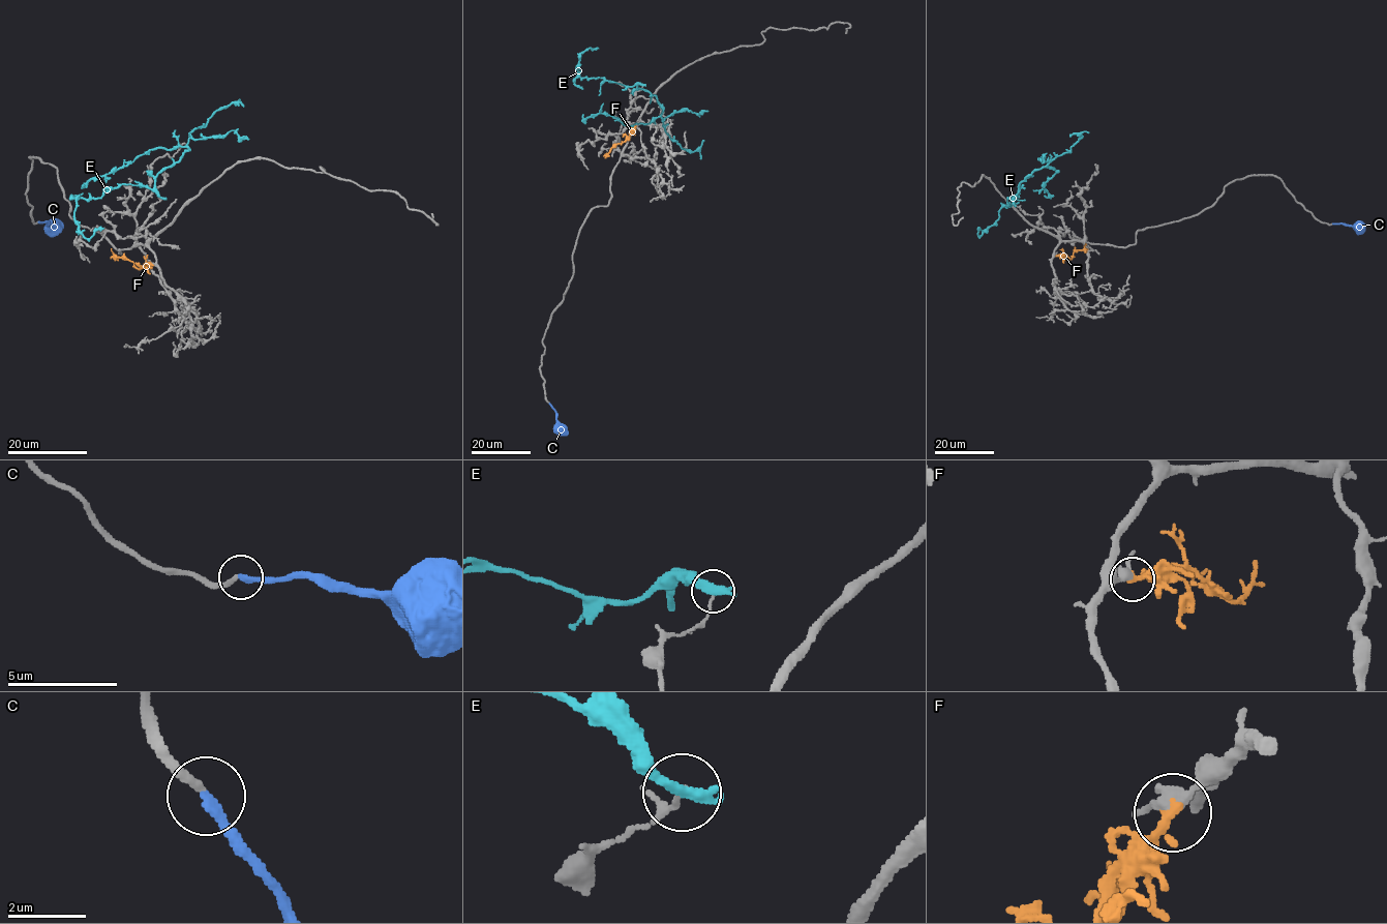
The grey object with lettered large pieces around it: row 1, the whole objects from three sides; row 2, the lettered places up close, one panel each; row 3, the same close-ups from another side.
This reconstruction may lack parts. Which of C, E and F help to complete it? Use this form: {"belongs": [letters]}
{"belongs": ["C"]}

